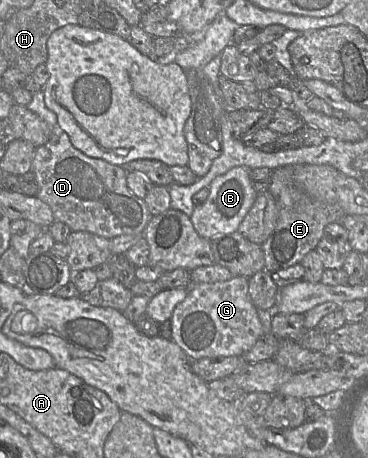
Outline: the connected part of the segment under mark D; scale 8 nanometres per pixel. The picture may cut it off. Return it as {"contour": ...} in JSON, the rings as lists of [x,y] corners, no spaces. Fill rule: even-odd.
{"contour":[[[59,131],[57,143],[47,142],[36,148],[31,171],[38,185],[37,197],[50,207],[55,221],[66,224],[73,232],[90,232],[107,239],[124,234],[142,234],[152,217],[144,200],[127,186],[127,172],[122,166],[86,156],[72,145],[64,131]]]}

